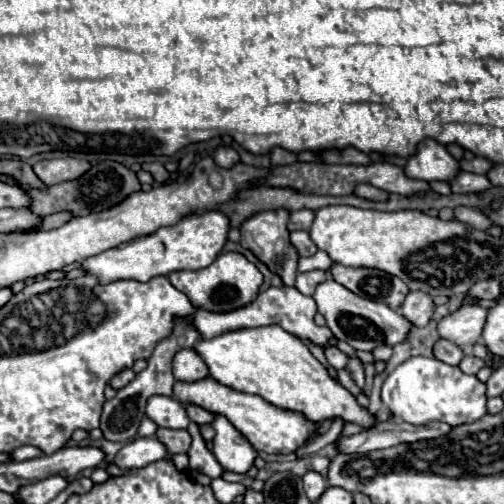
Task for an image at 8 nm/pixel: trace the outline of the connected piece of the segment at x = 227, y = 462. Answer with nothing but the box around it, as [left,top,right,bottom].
[211,414,257,472]

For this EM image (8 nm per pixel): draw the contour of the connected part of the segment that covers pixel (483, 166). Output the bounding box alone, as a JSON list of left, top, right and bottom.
[459,158,491,174]

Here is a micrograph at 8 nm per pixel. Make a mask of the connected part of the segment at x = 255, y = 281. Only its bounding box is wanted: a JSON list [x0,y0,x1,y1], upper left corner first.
[169,252,263,312]

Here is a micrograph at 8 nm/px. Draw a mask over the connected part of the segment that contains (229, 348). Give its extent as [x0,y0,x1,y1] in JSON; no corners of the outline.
[193,326,373,426]

